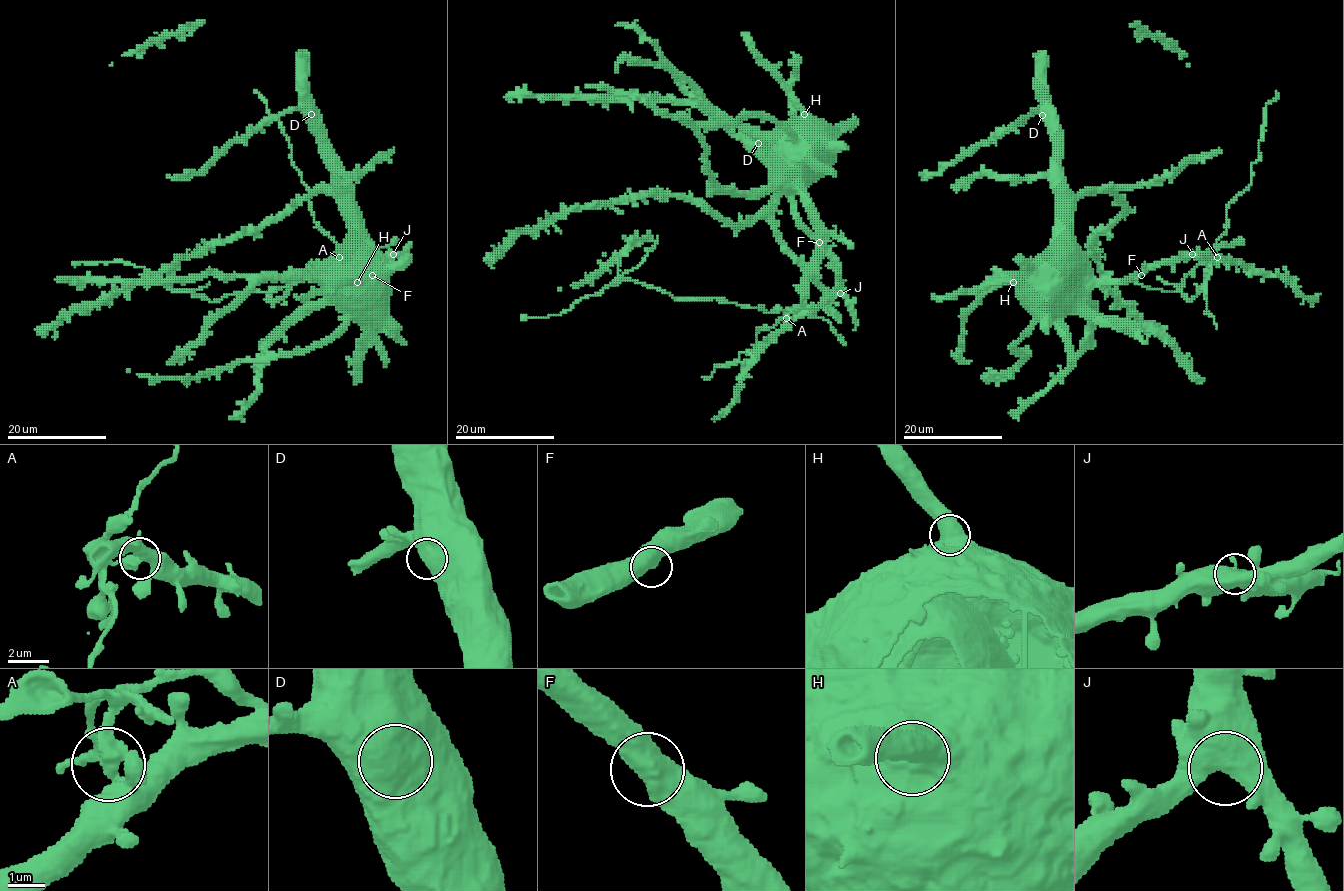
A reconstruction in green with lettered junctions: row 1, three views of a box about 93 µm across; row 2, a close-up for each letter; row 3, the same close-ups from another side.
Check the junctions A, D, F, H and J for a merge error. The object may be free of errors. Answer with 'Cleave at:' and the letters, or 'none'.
Cleave at: A

